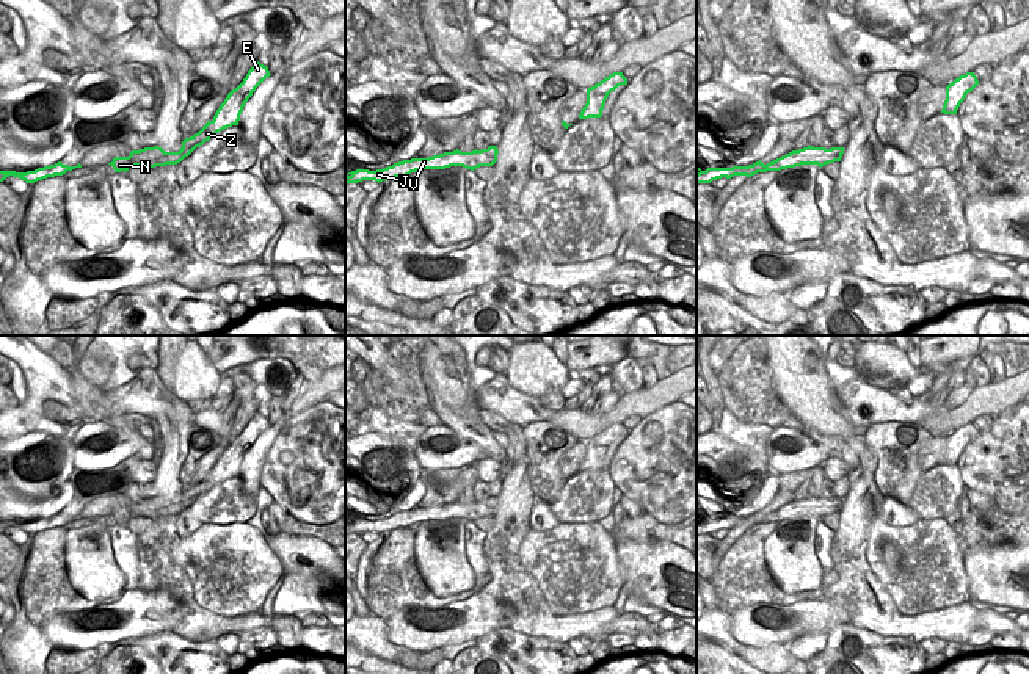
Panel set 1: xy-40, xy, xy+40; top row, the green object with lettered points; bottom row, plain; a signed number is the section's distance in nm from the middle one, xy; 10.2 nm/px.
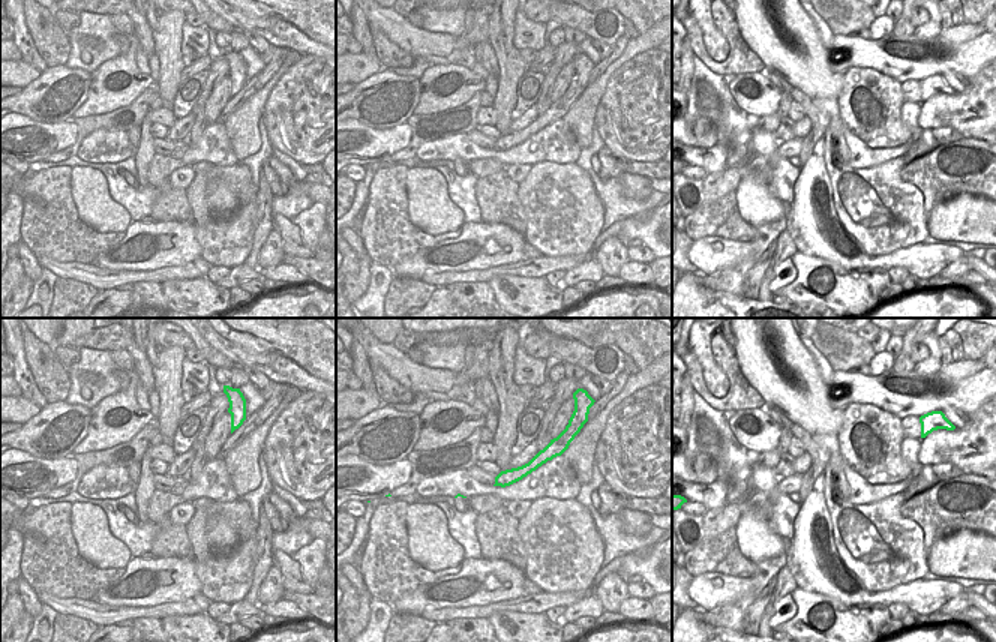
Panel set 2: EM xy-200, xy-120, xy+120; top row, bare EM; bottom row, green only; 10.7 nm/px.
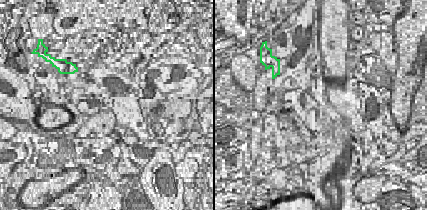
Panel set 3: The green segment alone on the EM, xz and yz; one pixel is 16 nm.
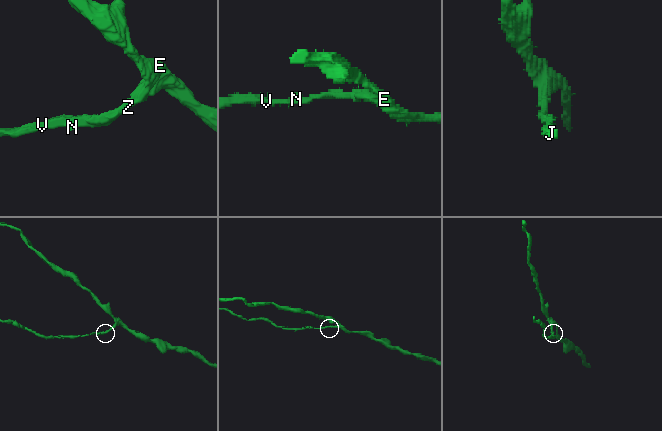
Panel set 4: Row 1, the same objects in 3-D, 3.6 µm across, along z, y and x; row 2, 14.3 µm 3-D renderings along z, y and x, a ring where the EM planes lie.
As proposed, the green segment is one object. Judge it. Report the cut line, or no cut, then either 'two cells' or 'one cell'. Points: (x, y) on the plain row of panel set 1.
cut in xy along (592, 438), (593, 444), (604, 453); two cells

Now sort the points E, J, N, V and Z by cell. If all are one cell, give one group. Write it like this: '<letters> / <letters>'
E / J N V Z

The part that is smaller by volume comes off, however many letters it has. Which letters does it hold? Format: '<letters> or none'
J, N, V, Z

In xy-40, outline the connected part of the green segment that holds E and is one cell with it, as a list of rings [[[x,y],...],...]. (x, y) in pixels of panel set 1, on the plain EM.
[[[256,412],[242,433],[242,447],[246,447],[249,450],[256,439],[270,426],[271,425],[268,419]]]

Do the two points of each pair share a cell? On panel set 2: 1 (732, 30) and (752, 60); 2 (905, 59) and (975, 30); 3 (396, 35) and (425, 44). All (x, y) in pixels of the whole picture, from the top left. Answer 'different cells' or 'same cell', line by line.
1: same cell
2: different cells
3: same cell

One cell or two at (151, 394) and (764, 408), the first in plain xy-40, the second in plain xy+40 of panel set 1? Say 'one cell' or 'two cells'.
one cell

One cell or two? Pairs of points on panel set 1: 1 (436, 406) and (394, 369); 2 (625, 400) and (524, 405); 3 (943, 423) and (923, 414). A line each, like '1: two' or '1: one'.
1: one
2: two
3: one

